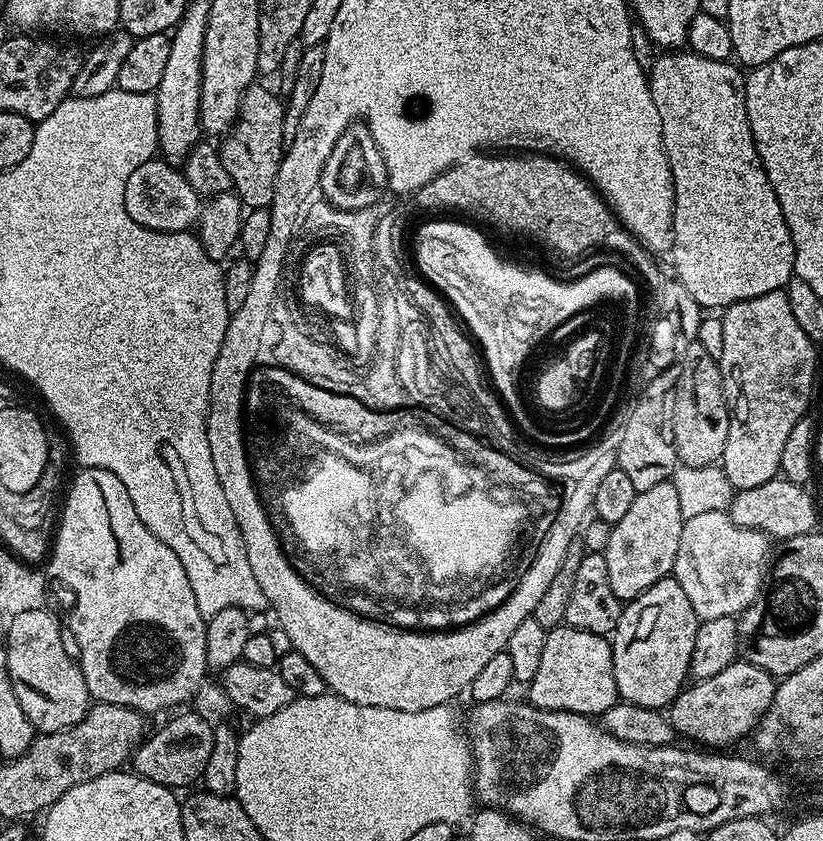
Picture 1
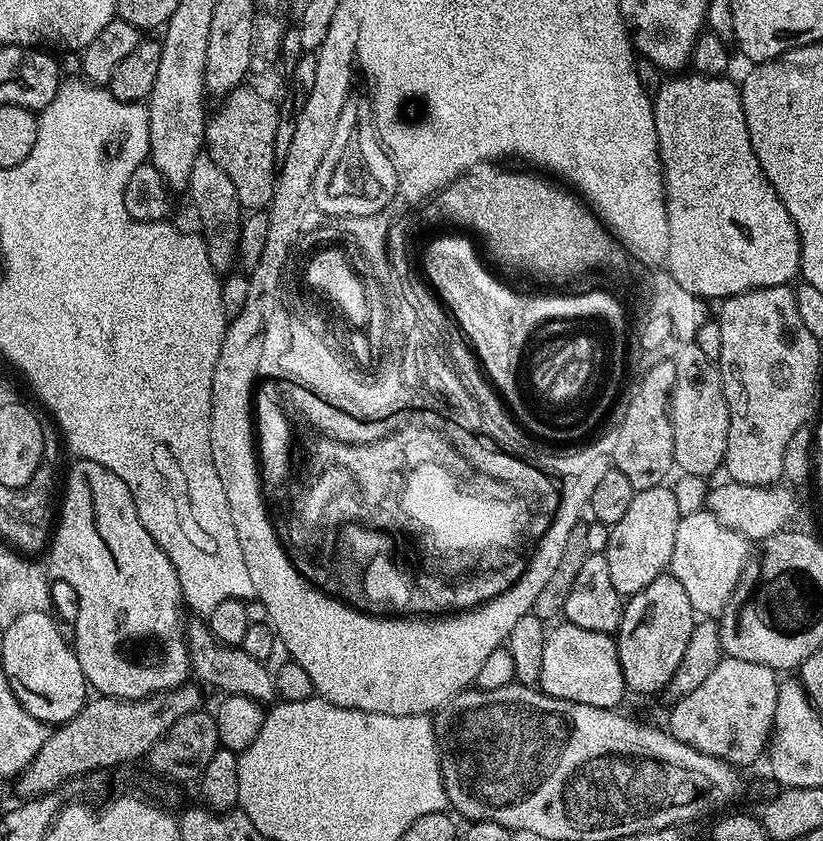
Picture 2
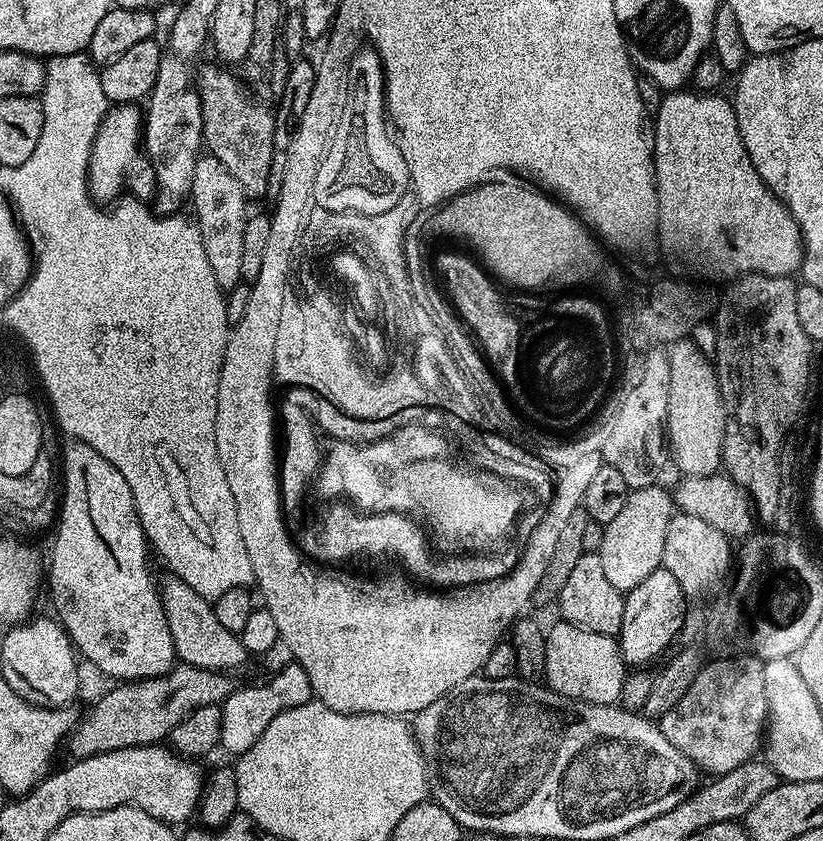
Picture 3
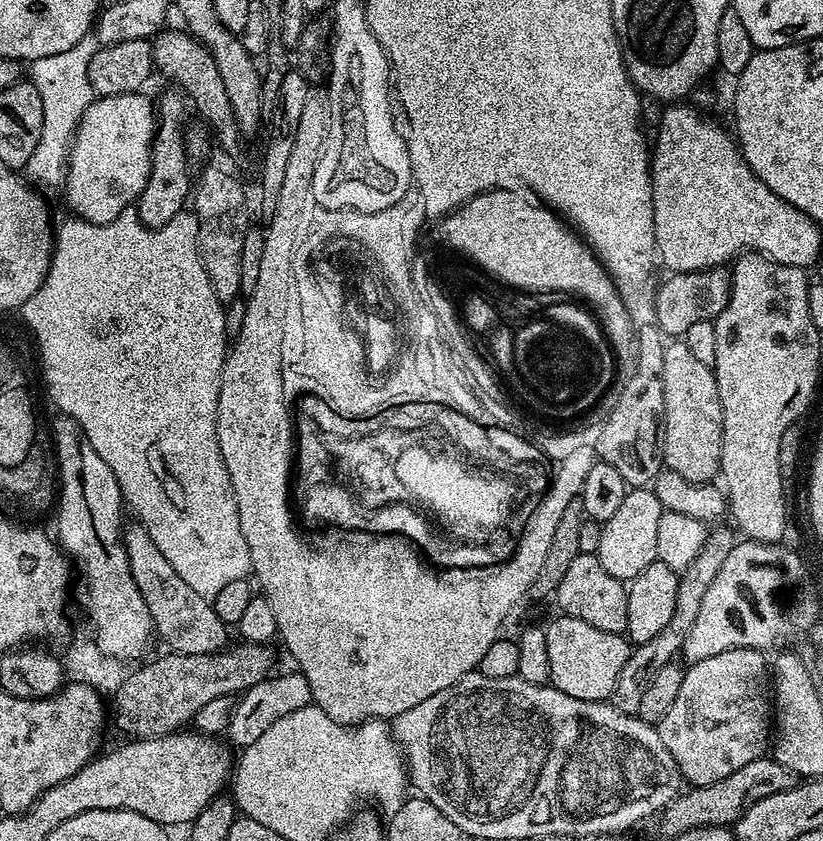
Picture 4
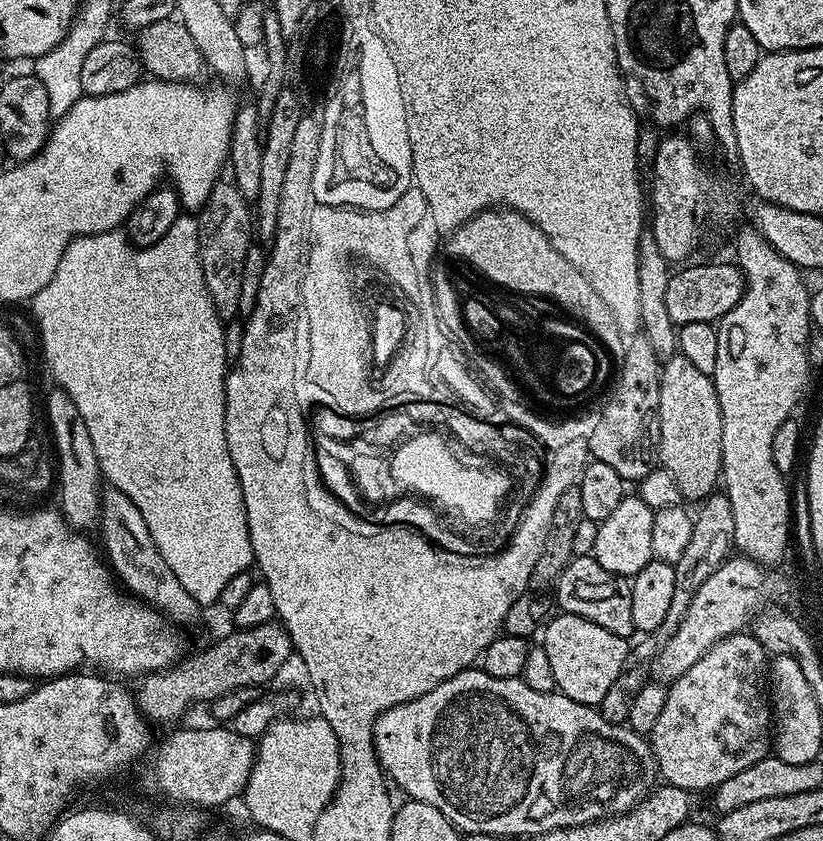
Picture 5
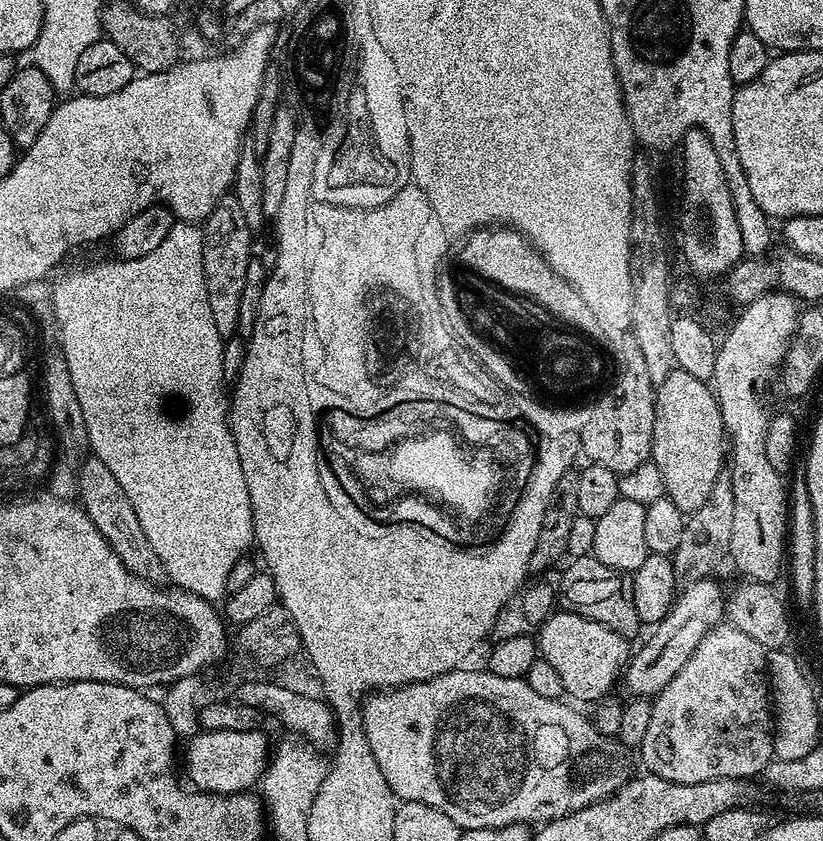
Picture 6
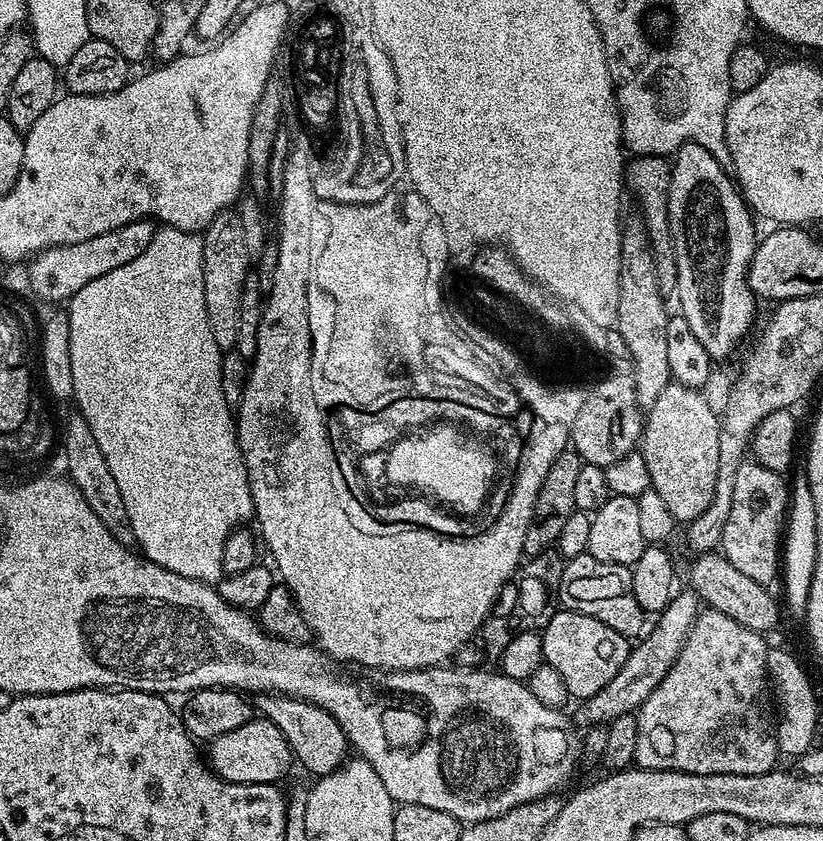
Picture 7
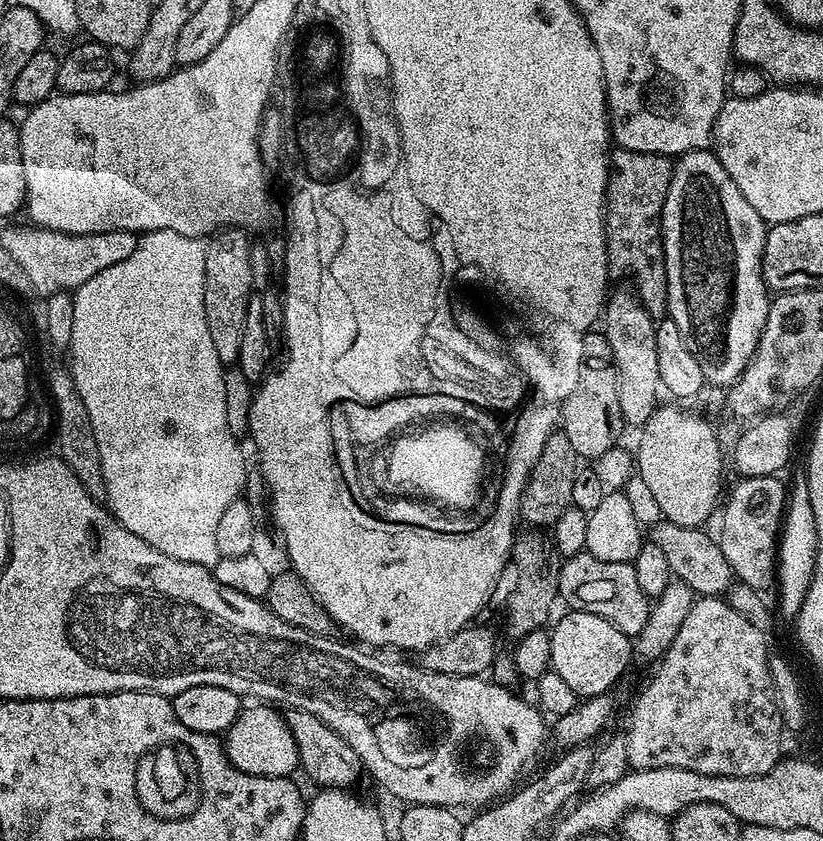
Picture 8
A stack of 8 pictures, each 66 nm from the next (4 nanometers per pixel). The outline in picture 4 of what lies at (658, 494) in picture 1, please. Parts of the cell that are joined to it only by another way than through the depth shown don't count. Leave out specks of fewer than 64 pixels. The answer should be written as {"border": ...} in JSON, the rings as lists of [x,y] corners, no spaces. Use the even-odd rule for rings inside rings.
{"border":[[[651,487],[632,488],[626,498],[622,498],[622,506],[618,506],[618,511],[609,520],[603,521],[598,550],[594,554],[609,574],[614,574],[614,578],[619,580],[631,582],[635,576],[642,574],[642,570],[646,570],[646,566],[657,560],[658,521],[664,511],[665,508]]]}

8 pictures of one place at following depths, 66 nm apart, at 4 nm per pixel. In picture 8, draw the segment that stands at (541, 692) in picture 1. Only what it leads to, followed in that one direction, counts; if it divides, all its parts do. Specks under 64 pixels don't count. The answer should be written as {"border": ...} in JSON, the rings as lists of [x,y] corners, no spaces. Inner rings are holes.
{"border":[[[565,611],[565,616],[550,628],[551,671],[562,677],[562,682],[574,690],[577,697],[587,698],[612,692],[620,675],[634,660],[633,641],[618,626],[598,618],[598,614]]]}

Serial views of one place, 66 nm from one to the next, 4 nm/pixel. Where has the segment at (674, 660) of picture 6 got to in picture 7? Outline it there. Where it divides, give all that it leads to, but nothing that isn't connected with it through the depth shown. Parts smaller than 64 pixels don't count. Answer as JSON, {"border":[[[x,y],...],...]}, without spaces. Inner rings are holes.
{"border":[[[677,591],[664,607],[664,611],[655,617],[656,625],[653,628],[651,625],[647,629],[646,635],[639,641],[641,644],[637,648],[635,645],[629,651],[622,670],[618,670],[618,674],[614,674],[614,678],[610,678],[610,682],[606,682],[606,686],[598,690],[598,694],[575,705],[577,707],[575,723],[577,725],[580,723],[581,729],[587,730],[592,725],[608,725],[614,718],[622,718],[622,714],[633,714],[640,709],[642,702],[646,702],[646,698],[654,694],[654,690],[662,682],[670,666],[674,666],[686,642],[688,631],[692,629],[692,623],[701,611],[702,604],[695,592]]]}

